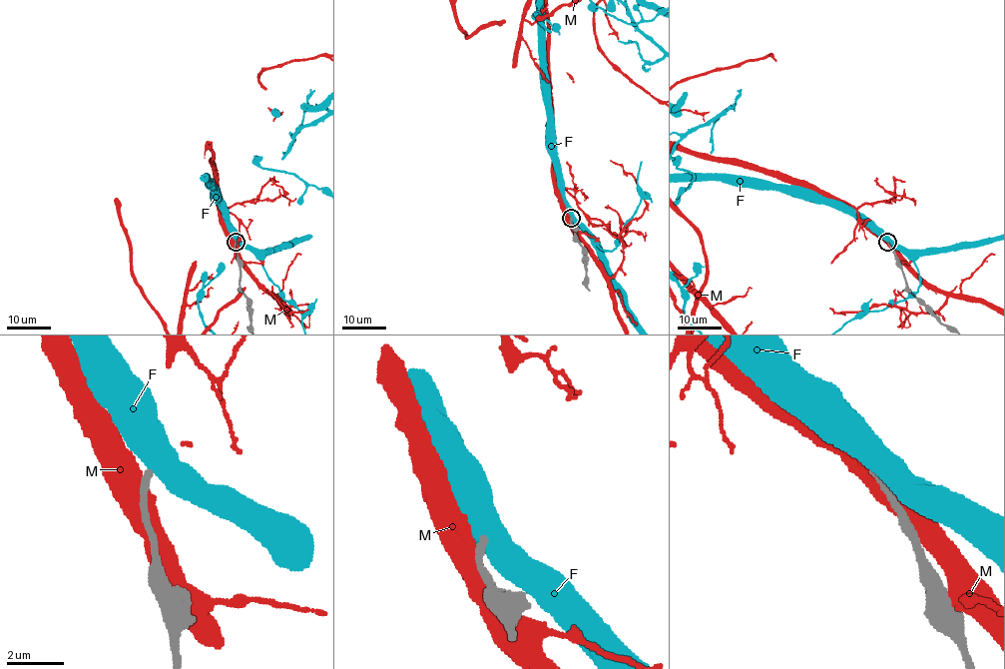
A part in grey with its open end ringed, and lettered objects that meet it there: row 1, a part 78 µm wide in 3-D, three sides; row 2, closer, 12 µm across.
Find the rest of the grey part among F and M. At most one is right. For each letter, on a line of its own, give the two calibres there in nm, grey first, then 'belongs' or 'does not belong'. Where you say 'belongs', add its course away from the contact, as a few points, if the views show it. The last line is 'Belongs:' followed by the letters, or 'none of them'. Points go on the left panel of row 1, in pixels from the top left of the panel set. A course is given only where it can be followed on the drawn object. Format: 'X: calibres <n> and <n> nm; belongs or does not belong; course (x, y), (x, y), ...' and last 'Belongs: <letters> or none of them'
F: calibres 240 and 750 nm; does not belong
M: calibres 240 and 750 nm; does not belong
Belongs: none of them

